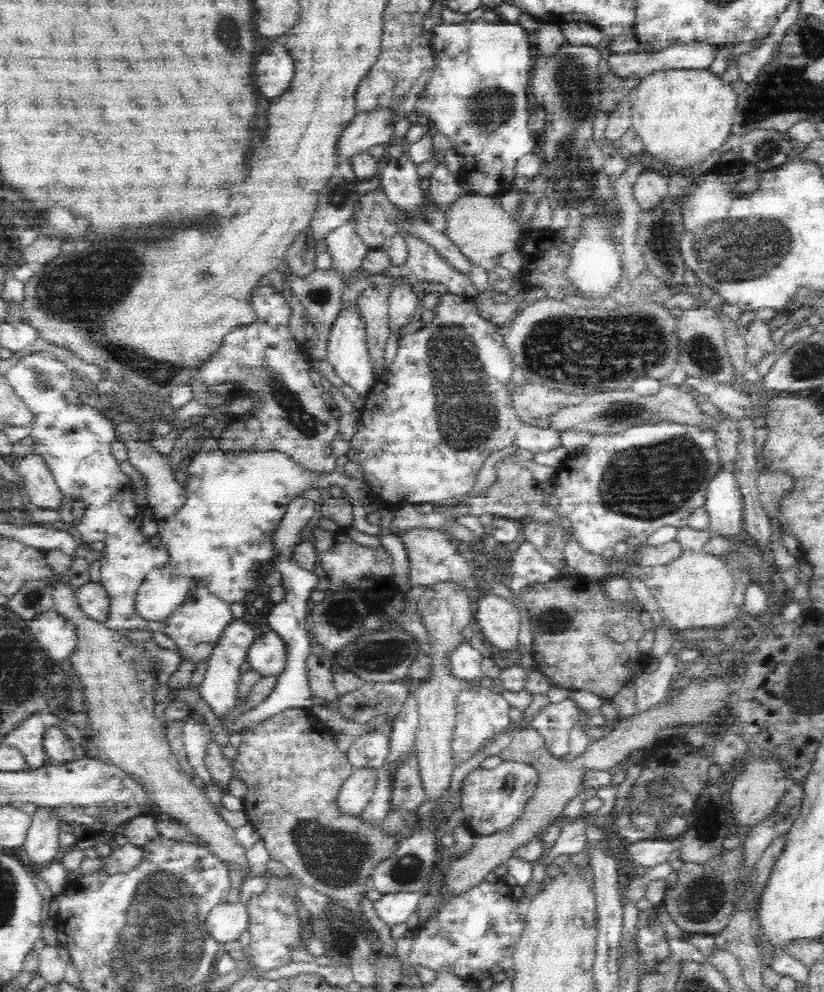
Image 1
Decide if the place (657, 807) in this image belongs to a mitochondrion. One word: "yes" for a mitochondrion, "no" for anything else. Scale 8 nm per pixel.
yes

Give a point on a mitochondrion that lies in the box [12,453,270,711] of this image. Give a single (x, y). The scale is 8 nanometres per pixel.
(32, 598)

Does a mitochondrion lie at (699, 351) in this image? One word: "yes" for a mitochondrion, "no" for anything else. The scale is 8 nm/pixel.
yes

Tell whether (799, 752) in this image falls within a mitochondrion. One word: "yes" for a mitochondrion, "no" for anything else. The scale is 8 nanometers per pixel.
no

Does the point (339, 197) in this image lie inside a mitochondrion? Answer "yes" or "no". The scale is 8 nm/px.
yes

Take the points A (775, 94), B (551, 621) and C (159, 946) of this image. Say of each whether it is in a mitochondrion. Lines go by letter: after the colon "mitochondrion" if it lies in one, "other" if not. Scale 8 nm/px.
A: mitochondrion
B: mitochondrion
C: mitochondrion

